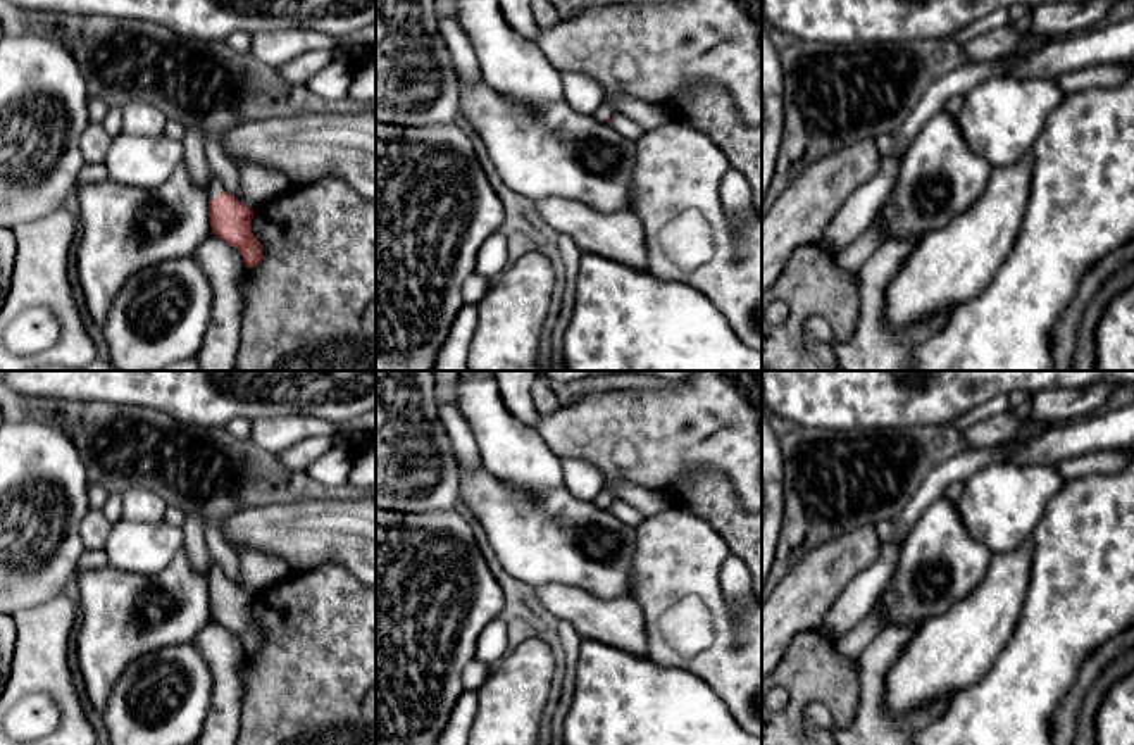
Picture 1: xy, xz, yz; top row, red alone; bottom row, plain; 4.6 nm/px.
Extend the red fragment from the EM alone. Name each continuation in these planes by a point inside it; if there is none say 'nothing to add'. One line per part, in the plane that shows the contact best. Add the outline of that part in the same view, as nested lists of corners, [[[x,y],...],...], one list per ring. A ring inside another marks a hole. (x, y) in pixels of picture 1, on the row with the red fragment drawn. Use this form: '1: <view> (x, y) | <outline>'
1: xy (216, 188) | [[[212,178],[209,183],[209,198],[217,198],[224,191],[221,179]]]

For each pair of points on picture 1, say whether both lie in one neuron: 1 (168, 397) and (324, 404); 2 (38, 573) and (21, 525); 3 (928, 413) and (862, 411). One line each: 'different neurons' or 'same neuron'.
1: same neuron
2: same neuron
3: same neuron

